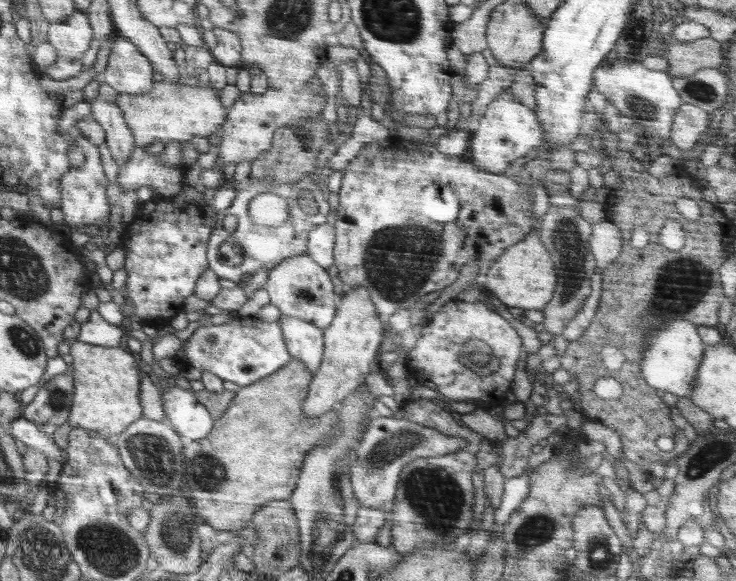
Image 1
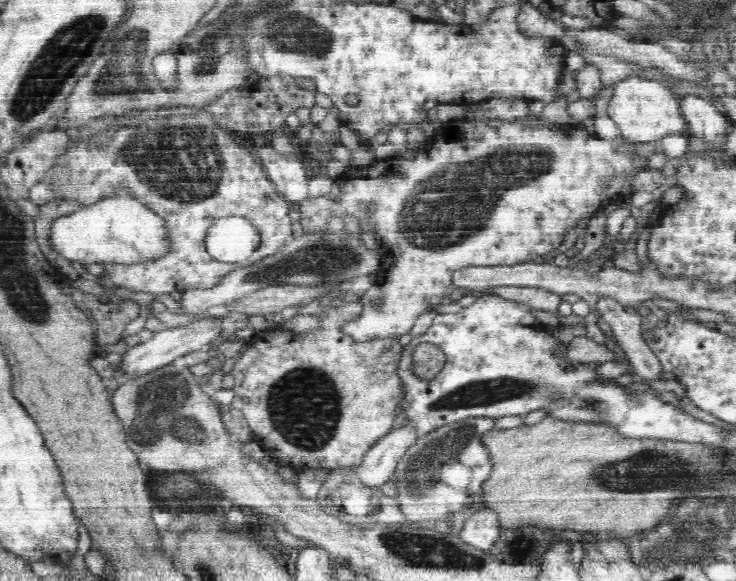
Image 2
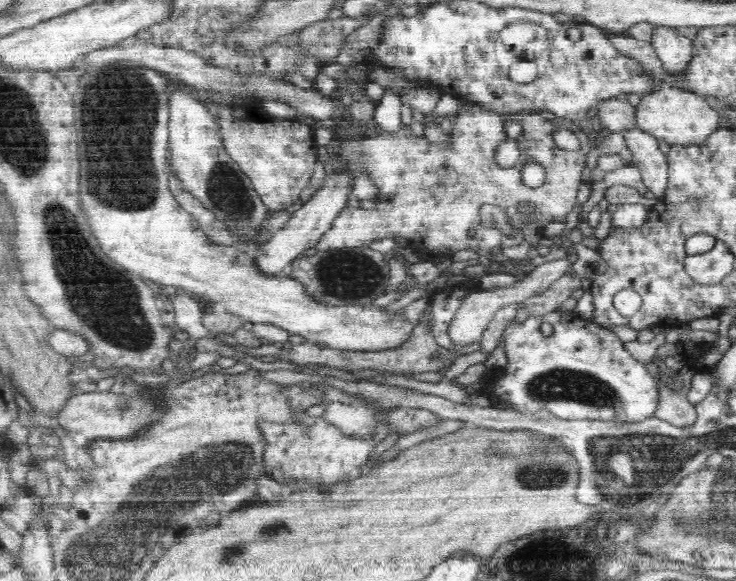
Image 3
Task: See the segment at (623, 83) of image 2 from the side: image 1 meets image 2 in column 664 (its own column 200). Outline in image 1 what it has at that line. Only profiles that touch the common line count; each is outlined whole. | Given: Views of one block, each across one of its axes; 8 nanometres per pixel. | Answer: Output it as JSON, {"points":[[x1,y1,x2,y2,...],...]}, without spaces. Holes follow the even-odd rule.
{"points":[[165,79,164,83,156,83,155,89,150,94,120,93,116,104,124,111,128,127,132,129,136,136,138,147,150,146,154,142,160,141,166,144,176,142,185,143,192,140,192,138,196,138,196,136,208,137,212,135,212,132,216,132,220,126,223,126,228,118,226,109,218,102,216,91,210,86,201,86,199,83,197,86,192,87]]}

